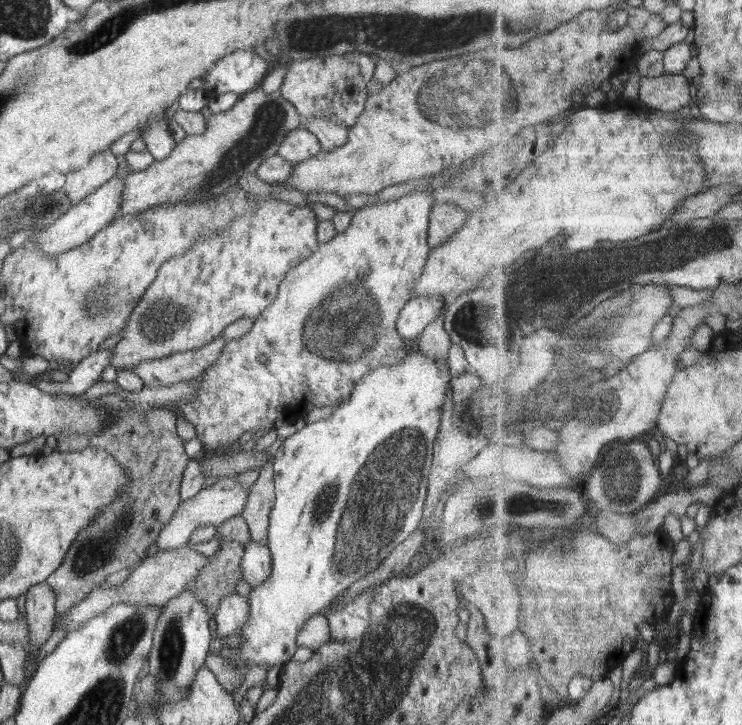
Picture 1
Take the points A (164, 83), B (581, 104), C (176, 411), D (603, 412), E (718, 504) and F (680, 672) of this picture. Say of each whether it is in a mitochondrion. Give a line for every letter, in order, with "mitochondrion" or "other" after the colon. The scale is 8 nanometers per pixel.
A: other
B: other
C: other
D: mitochondrion
E: other
F: other

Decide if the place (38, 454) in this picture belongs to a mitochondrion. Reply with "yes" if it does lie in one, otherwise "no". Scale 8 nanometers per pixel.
no

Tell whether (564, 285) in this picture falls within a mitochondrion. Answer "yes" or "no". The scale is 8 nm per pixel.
yes

